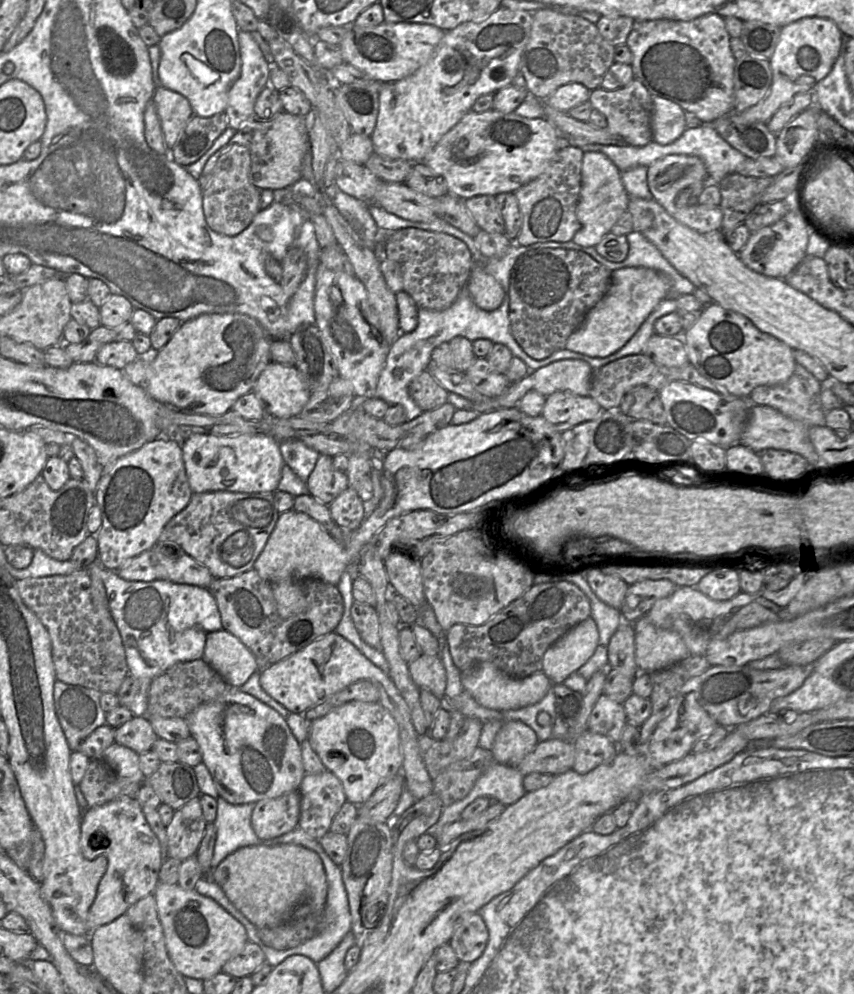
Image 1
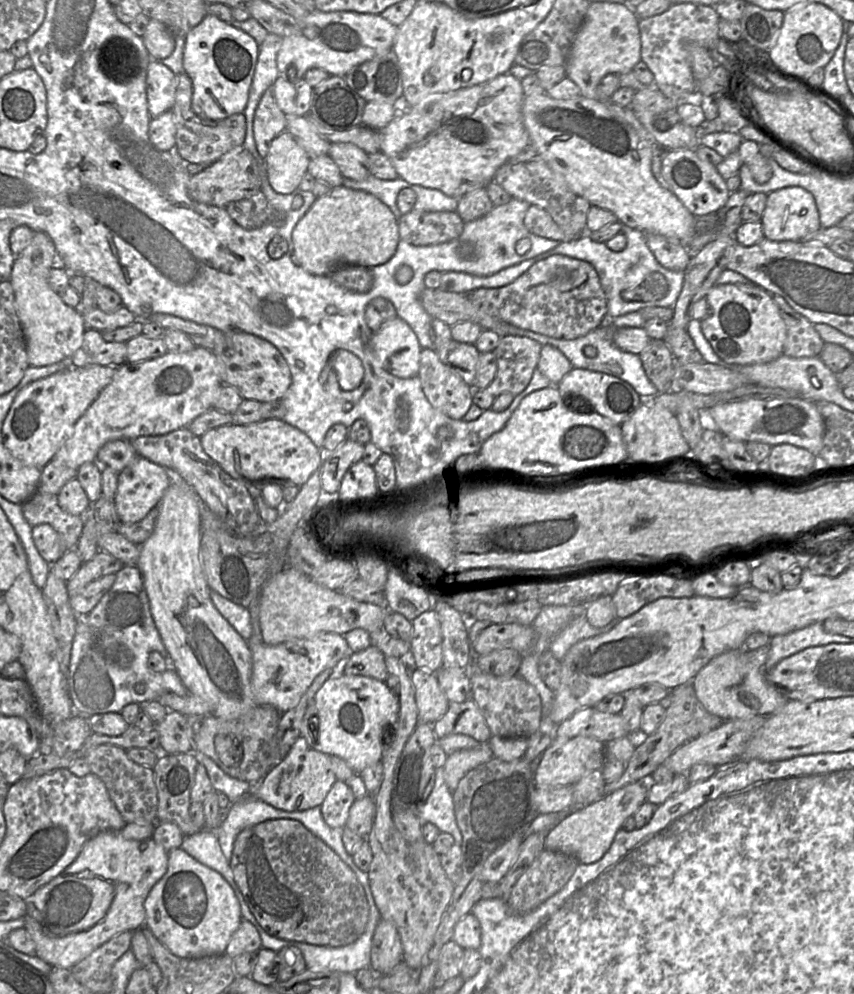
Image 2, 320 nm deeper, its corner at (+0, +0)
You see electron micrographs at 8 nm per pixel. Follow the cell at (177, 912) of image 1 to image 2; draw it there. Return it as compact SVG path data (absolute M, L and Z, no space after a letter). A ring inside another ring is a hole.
M180 847L168 852L167 871L148 894L145 910L145 927L180 958L225 954L232 935L242 921L240 904L225 878Z

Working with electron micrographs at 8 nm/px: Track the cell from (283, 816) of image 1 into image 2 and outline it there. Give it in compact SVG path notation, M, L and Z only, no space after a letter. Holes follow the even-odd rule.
M304 737L295 741L286 757L253 788L248 797L257 798L284 811L304 811L321 806L336 781L331 766L331 756L311 749Z

